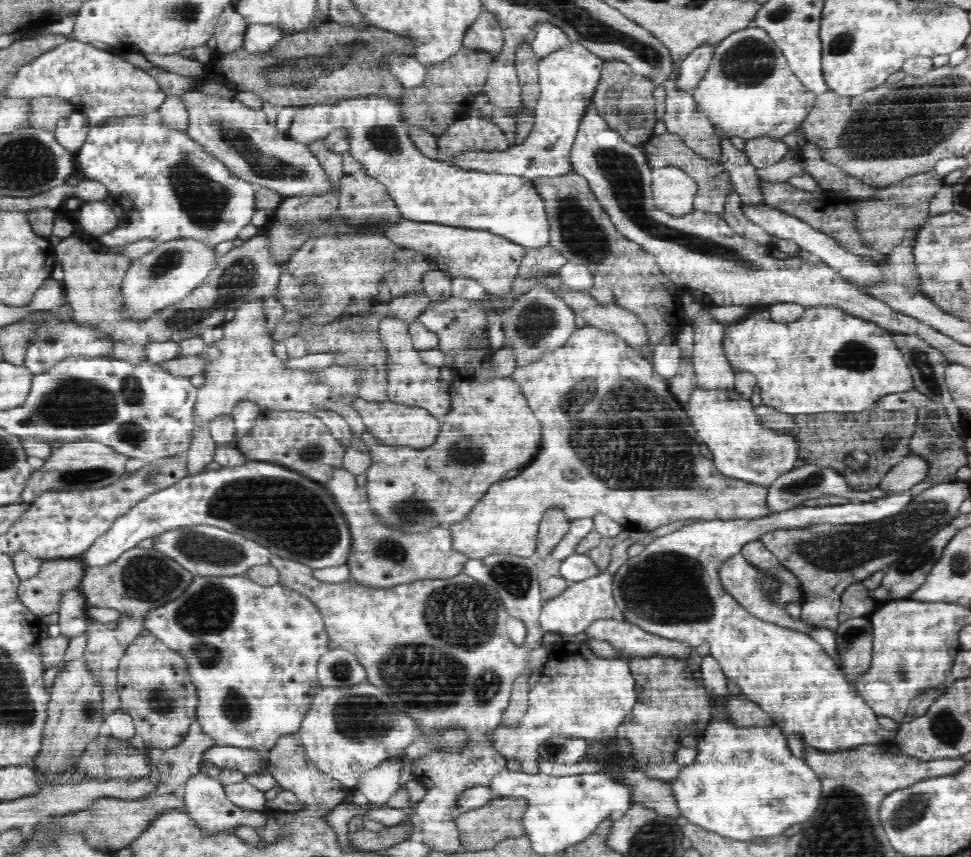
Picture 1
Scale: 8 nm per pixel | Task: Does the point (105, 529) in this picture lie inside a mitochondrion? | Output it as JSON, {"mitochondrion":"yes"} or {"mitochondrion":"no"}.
{"mitochondrion":"no"}

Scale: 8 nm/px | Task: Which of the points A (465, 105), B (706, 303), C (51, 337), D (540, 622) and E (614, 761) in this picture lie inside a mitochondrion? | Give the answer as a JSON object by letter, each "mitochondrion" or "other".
{"A":"other","B":"other","C":"mitochondrion","D":"other","E":"mitochondrion"}

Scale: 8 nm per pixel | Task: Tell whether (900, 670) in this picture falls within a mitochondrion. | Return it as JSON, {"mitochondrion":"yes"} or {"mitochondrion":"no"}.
{"mitochondrion":"yes"}

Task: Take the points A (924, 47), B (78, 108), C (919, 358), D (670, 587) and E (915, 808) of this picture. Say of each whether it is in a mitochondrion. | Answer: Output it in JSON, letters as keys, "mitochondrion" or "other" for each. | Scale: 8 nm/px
{"A":"other","B":"other","C":"mitochondrion","D":"mitochondrion","E":"mitochondrion"}

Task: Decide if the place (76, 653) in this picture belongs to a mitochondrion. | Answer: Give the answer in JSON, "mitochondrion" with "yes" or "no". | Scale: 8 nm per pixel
{"mitochondrion":"no"}

